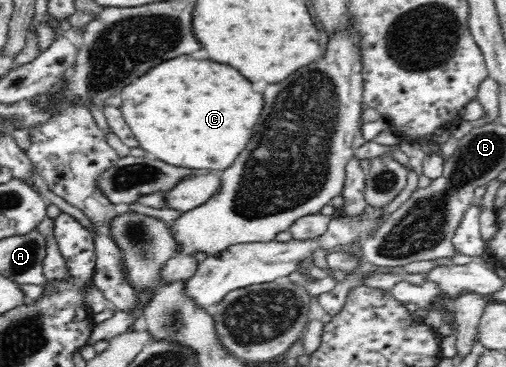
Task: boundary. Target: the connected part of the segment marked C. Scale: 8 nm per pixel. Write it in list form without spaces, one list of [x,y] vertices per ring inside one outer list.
[[[182,55],[156,65],[154,69],[150,69],[150,73],[123,87],[119,96],[123,117],[140,141],[140,147],[166,164],[190,170],[230,167],[252,137],[256,121],[264,107],[262,95],[256,93],[252,83],[234,67],[206,59],[198,61],[190,55]]]

